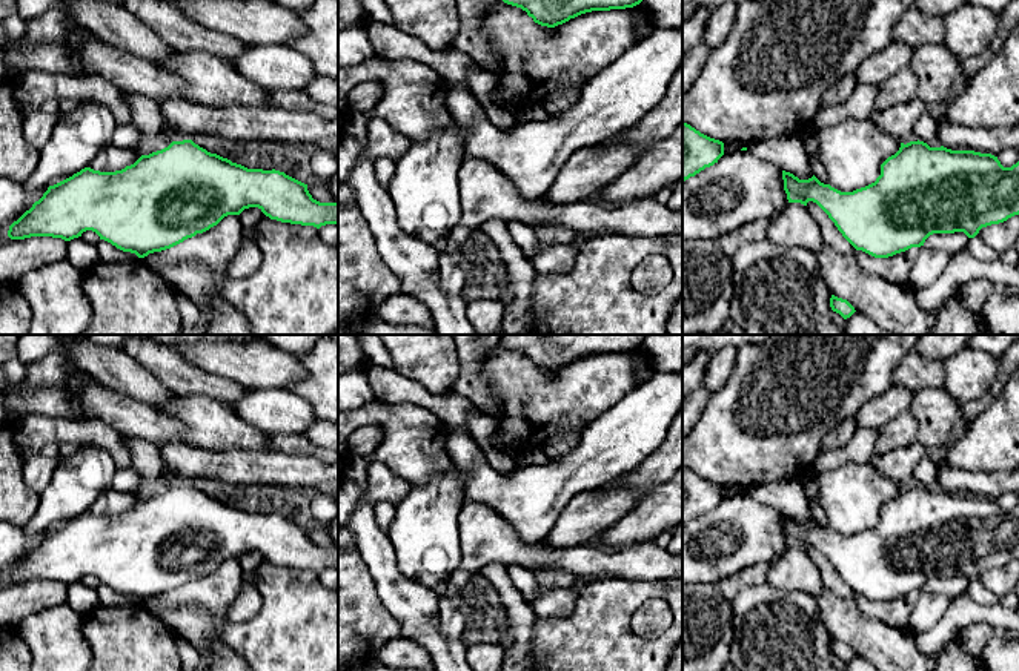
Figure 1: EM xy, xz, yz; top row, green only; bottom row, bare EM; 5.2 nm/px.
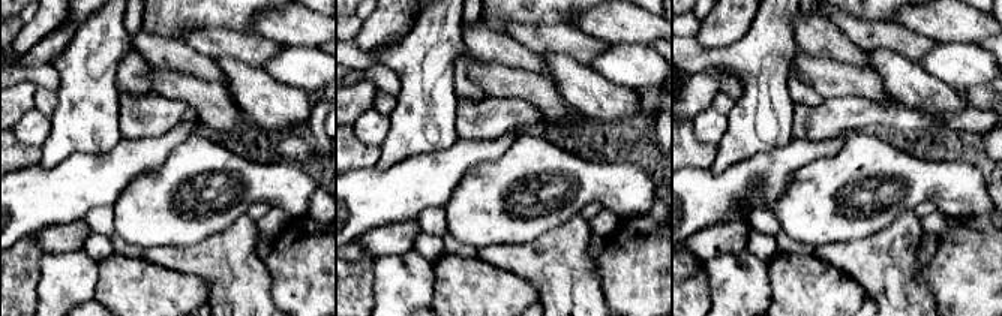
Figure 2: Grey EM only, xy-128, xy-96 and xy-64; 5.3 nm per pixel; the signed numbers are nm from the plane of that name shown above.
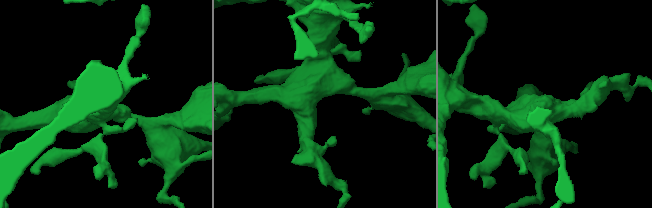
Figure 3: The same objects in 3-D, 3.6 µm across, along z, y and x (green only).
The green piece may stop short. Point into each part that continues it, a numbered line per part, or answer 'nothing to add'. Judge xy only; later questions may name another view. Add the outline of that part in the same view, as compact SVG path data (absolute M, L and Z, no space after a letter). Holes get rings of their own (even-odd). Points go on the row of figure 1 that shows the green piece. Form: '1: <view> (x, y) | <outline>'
nothing to add

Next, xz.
nothing to add

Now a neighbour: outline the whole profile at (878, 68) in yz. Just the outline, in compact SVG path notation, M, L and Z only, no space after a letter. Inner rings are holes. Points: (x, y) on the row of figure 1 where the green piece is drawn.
M891 41L884 51L865 58L856 69L858 84L881 86L893 74L910 68L914 49L905 43Z

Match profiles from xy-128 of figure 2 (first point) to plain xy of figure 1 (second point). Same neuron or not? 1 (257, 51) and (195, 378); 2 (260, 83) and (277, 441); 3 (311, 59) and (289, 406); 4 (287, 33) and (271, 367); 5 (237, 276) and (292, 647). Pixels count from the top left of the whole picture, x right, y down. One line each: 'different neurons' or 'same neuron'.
1: same neuron
2: different neurons
3: same neuron
4: same neuron
5: different neurons

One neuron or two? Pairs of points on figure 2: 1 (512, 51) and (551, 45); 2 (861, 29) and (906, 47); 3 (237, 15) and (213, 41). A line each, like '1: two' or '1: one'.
1: two
2: one
3: two

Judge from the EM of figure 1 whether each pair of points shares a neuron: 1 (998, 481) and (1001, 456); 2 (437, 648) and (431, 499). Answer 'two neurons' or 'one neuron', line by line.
1: two neurons
2: two neurons

